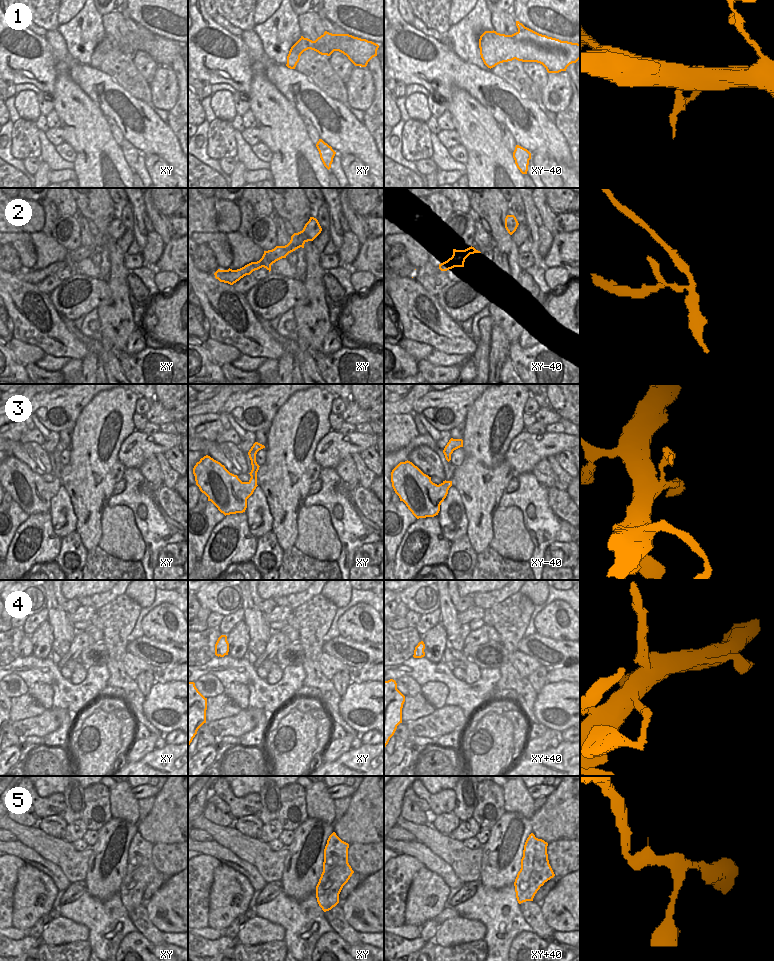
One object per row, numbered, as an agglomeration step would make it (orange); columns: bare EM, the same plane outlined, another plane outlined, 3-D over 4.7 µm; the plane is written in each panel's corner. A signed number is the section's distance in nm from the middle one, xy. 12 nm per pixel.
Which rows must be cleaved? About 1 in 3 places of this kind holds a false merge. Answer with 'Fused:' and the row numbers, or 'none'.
Fused: 2, 4

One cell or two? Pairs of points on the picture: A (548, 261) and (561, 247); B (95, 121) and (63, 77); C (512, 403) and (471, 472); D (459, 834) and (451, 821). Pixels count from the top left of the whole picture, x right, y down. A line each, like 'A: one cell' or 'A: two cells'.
A: one cell
B: one cell
C: one cell
D: two cells

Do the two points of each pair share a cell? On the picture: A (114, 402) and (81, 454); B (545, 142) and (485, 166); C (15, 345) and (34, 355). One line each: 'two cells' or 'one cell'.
A: one cell
B: two cells
C: one cell

